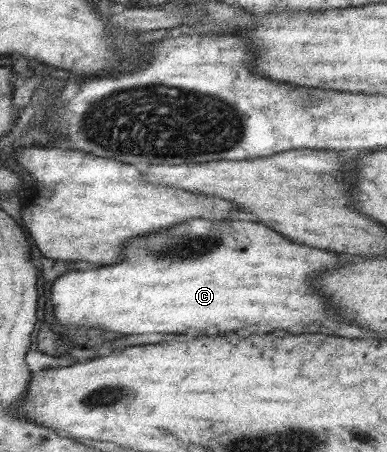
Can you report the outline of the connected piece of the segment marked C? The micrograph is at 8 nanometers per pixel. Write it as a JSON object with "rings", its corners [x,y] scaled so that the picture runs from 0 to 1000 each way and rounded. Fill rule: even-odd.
{"rings":[[[494,482],[429,504],[429,509],[403,509],[393,518],[372,518],[357,527],[336,527],[331,535],[320,535],[315,553],[310,553],[310,571],[305,580],[284,584],[284,588],[264,588],[253,597],[222,597],[222,602],[171,602],[160,611],[150,611],[134,628],[129,628],[129,673],[134,673],[134,699],[150,717],[160,721],[196,721],[196,726],[264,726],[274,735],[300,735],[300,739],[388,739],[388,735],[470,735],[481,726],[527,735],[537,721],[558,721],[568,735],[605,735],[615,726],[641,726],[651,721],[651,730],[667,721],[672,735],[703,735],[703,730],[734,730],[734,735],[765,735],[780,739],[791,735],[796,717],[811,712],[837,712],[853,708],[858,690],[848,690],[837,681],[837,659],[822,655],[806,637],[796,637],[791,650],[791,611],[817,606],[822,597],[842,597],[842,593],[879,593],[884,580],[837,553],[817,553],[817,549],[796,549],[796,544],[775,544],[770,535],[749,535],[742,527],[724,522],[713,511],[698,509],[690,500],[656,489],[540,489],[525,482]]]}

